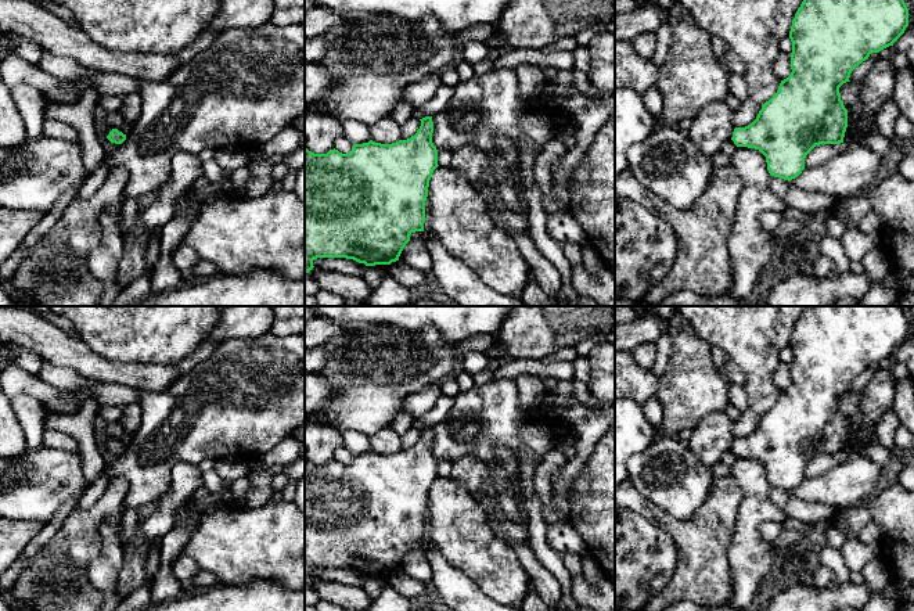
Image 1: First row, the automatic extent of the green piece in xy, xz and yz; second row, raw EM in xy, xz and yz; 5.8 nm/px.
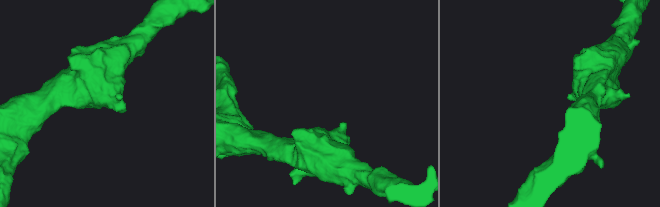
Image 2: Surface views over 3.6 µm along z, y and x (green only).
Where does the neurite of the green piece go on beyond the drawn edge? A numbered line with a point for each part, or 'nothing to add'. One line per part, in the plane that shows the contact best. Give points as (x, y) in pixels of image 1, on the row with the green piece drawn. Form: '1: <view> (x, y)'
nothing to add

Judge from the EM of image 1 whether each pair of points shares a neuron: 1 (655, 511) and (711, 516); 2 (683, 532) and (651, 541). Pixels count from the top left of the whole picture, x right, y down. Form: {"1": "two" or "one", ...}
{"1": "one", "2": "two"}

